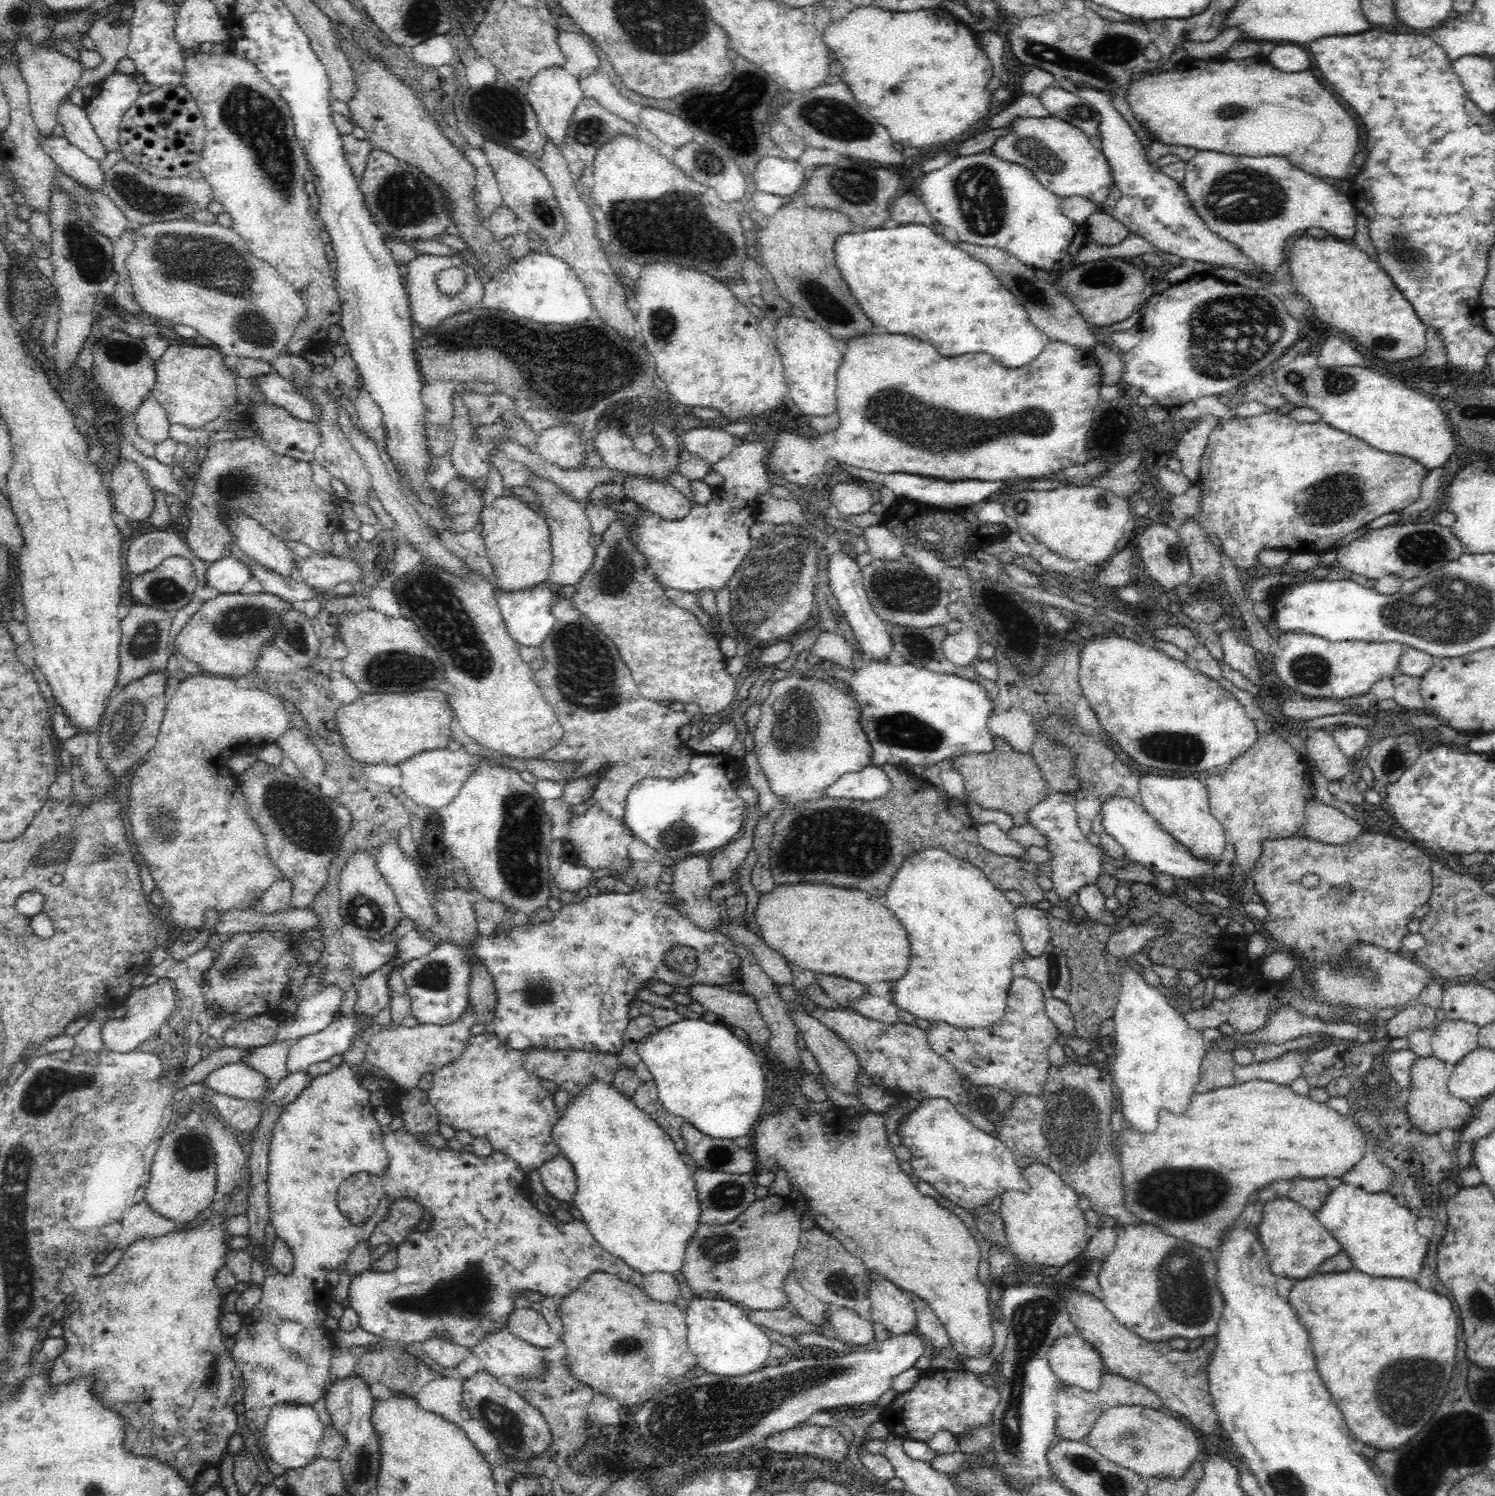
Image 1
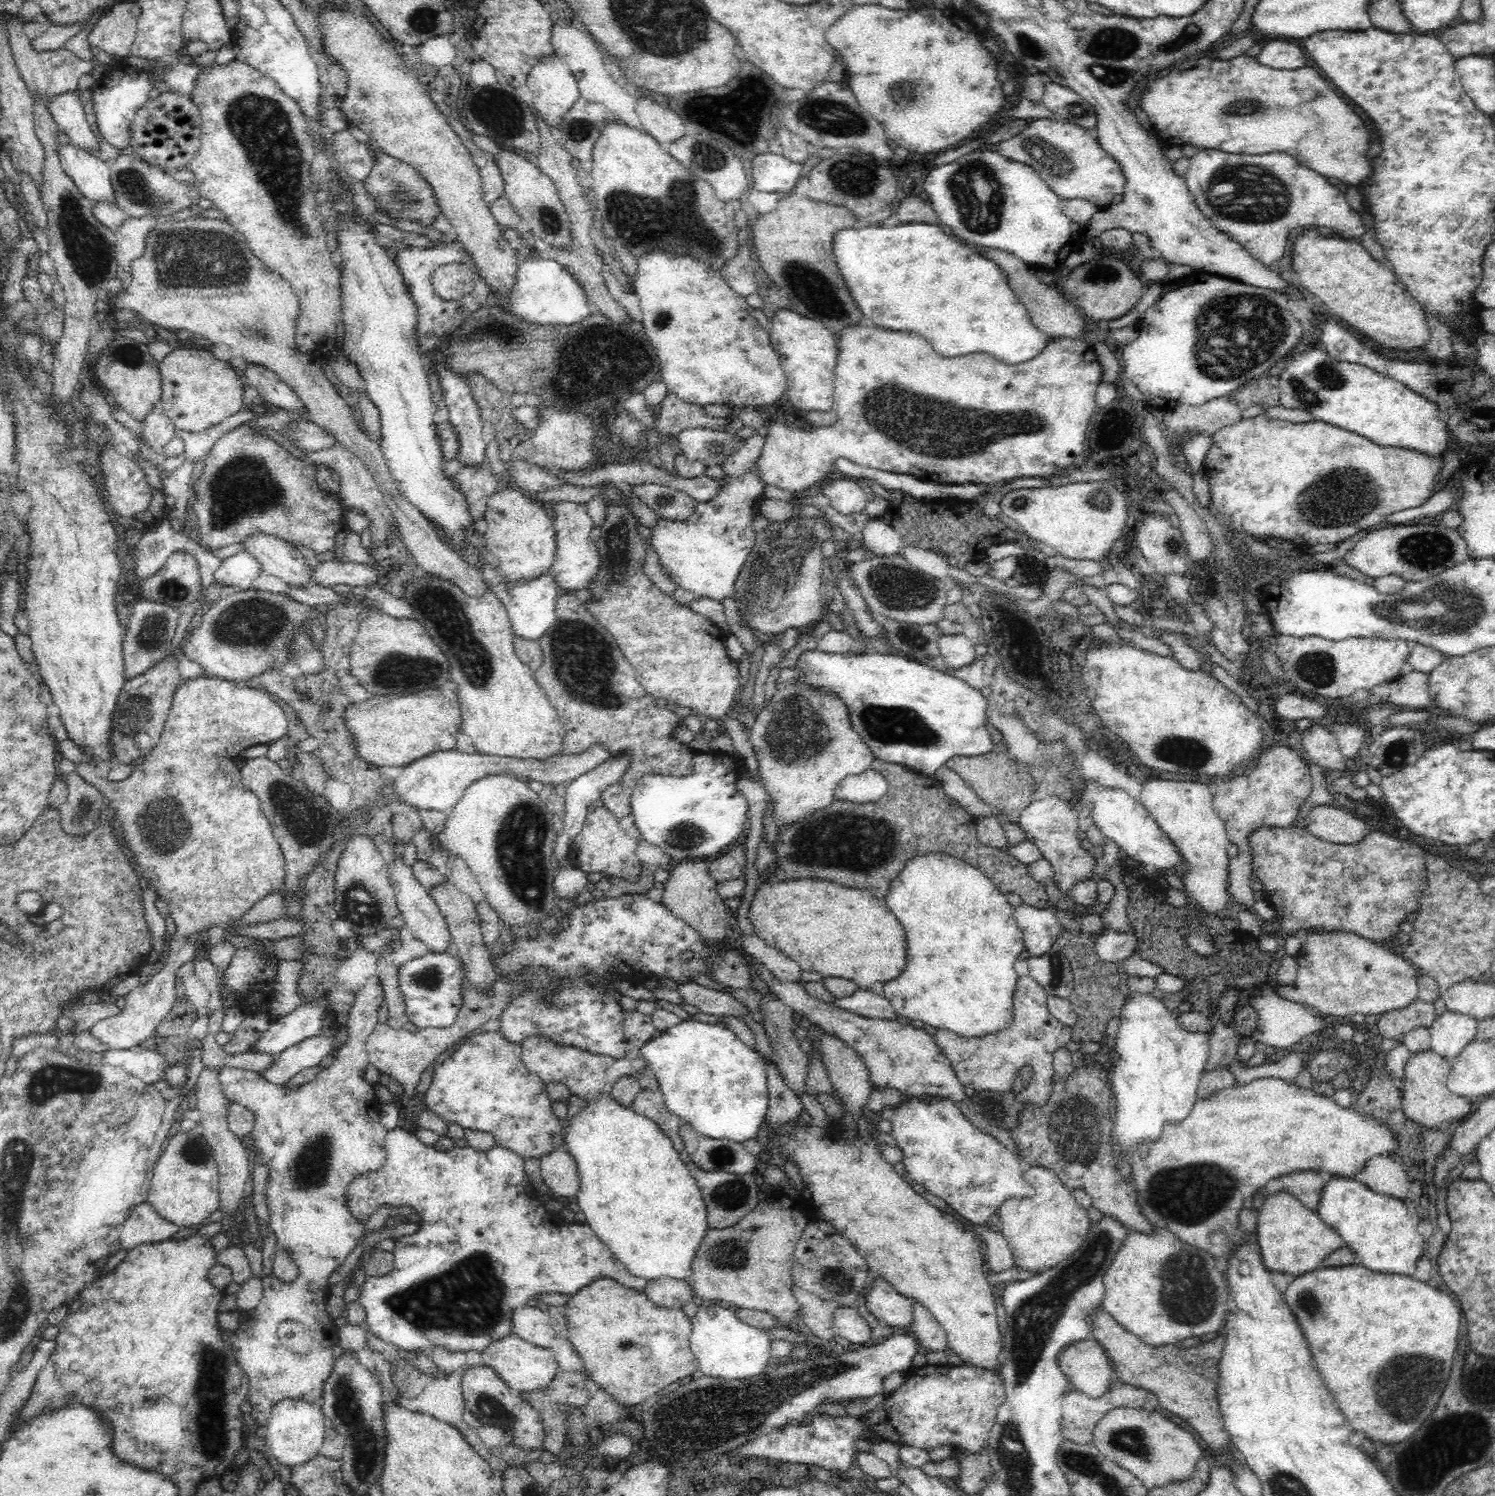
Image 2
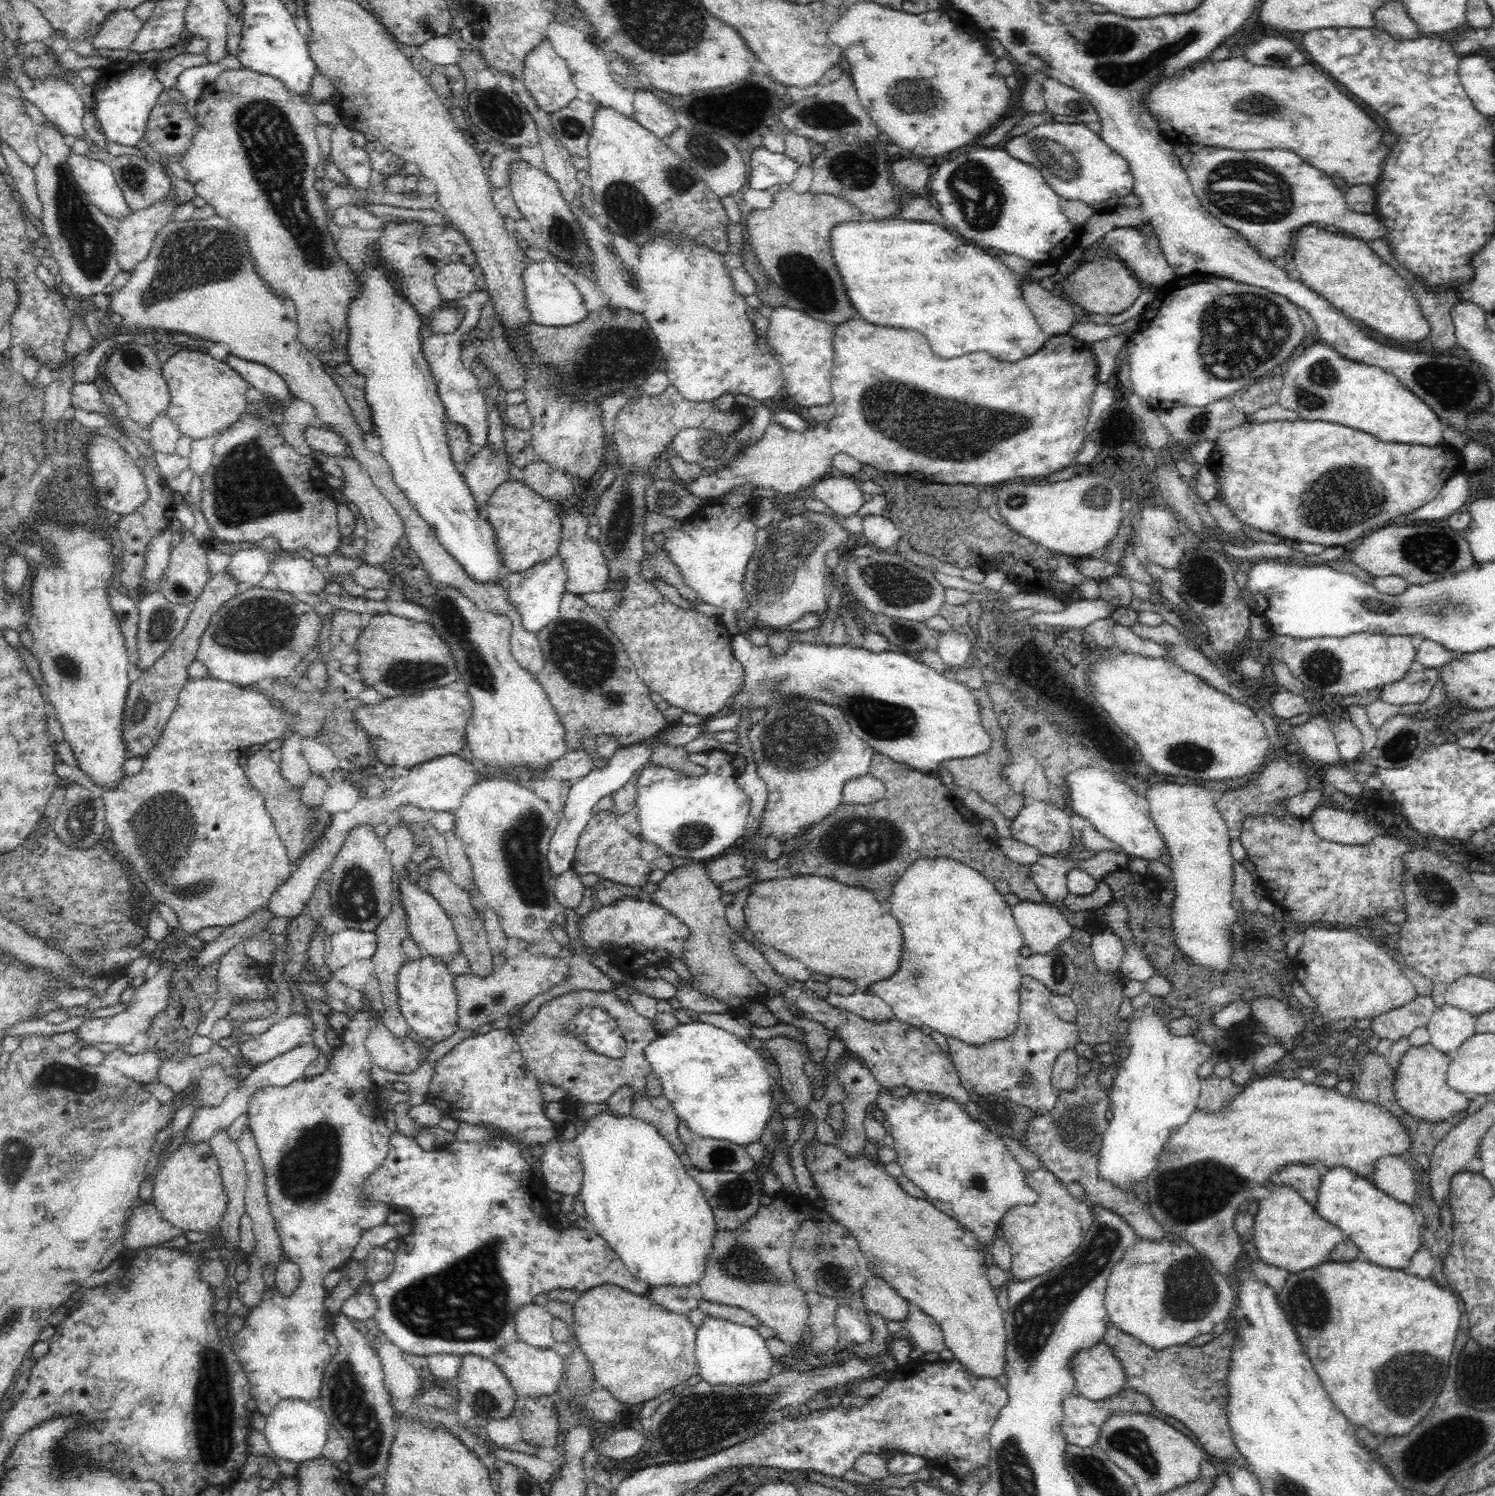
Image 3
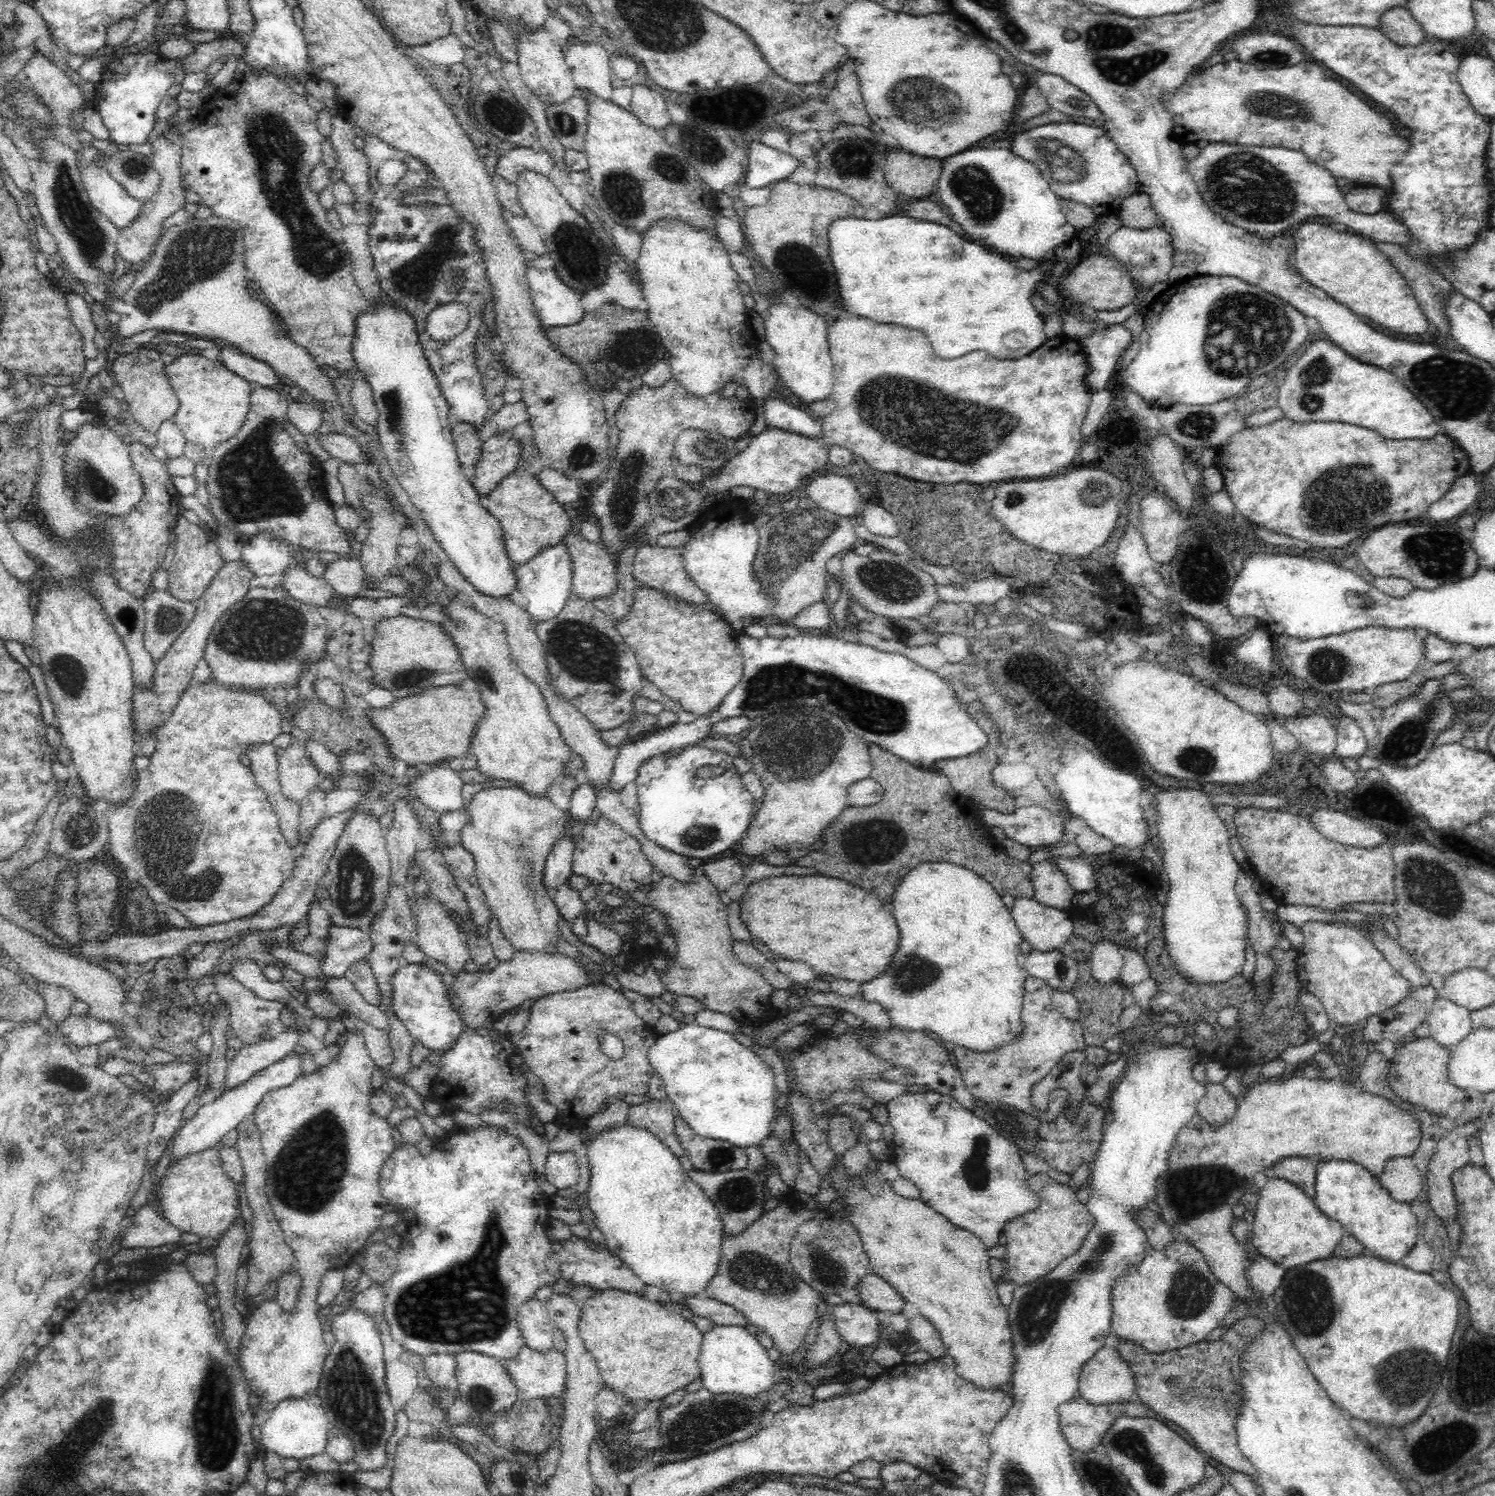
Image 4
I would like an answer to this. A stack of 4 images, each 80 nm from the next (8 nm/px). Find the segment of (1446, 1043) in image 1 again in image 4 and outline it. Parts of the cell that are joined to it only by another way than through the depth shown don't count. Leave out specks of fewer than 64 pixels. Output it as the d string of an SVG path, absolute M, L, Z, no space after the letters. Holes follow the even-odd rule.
M1437 998L1428 1020L1431 1038L1450 1053L1473 1030L1469 1011L1446 998Z

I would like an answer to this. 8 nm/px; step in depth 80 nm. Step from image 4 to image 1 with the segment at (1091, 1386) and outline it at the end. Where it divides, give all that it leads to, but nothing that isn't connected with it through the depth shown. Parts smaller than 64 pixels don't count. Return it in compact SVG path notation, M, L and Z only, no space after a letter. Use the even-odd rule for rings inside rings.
M1079 1333L1060 1337L1049 1354L1049 1365L1056 1377L1061 1380L1063 1386L1078 1387L1086 1392L1098 1392L1102 1386L1104 1374L1108 1374L1099 1351L1092 1346L1092 1343L1084 1340Z

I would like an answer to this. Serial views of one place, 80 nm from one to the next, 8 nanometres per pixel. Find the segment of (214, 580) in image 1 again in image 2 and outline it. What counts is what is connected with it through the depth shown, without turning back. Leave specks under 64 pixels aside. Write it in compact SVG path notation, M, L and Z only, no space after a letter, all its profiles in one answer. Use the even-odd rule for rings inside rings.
M244 550L242 552L238 552L235 556L226 558L222 566L220 566L220 570L216 571L214 576L215 582L227 584L227 586L230 586L233 591L237 591L239 589L245 590L253 588L253 582L262 574L262 572L260 561L258 561L254 555L250 555L250 553Z

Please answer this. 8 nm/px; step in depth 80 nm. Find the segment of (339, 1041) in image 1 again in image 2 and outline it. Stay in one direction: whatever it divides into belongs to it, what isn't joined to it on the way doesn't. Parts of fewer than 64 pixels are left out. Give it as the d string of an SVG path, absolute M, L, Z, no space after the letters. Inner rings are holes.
M339 1026L336 1029L338 1032L336 1032L334 1040L320 1034L282 1051L276 1060L272 1064L268 1064L262 1072L258 1072L258 1075L272 1084L286 1085L301 1070L319 1064L322 1058L338 1044L338 1040L341 1043L347 1040L346 1027Z

